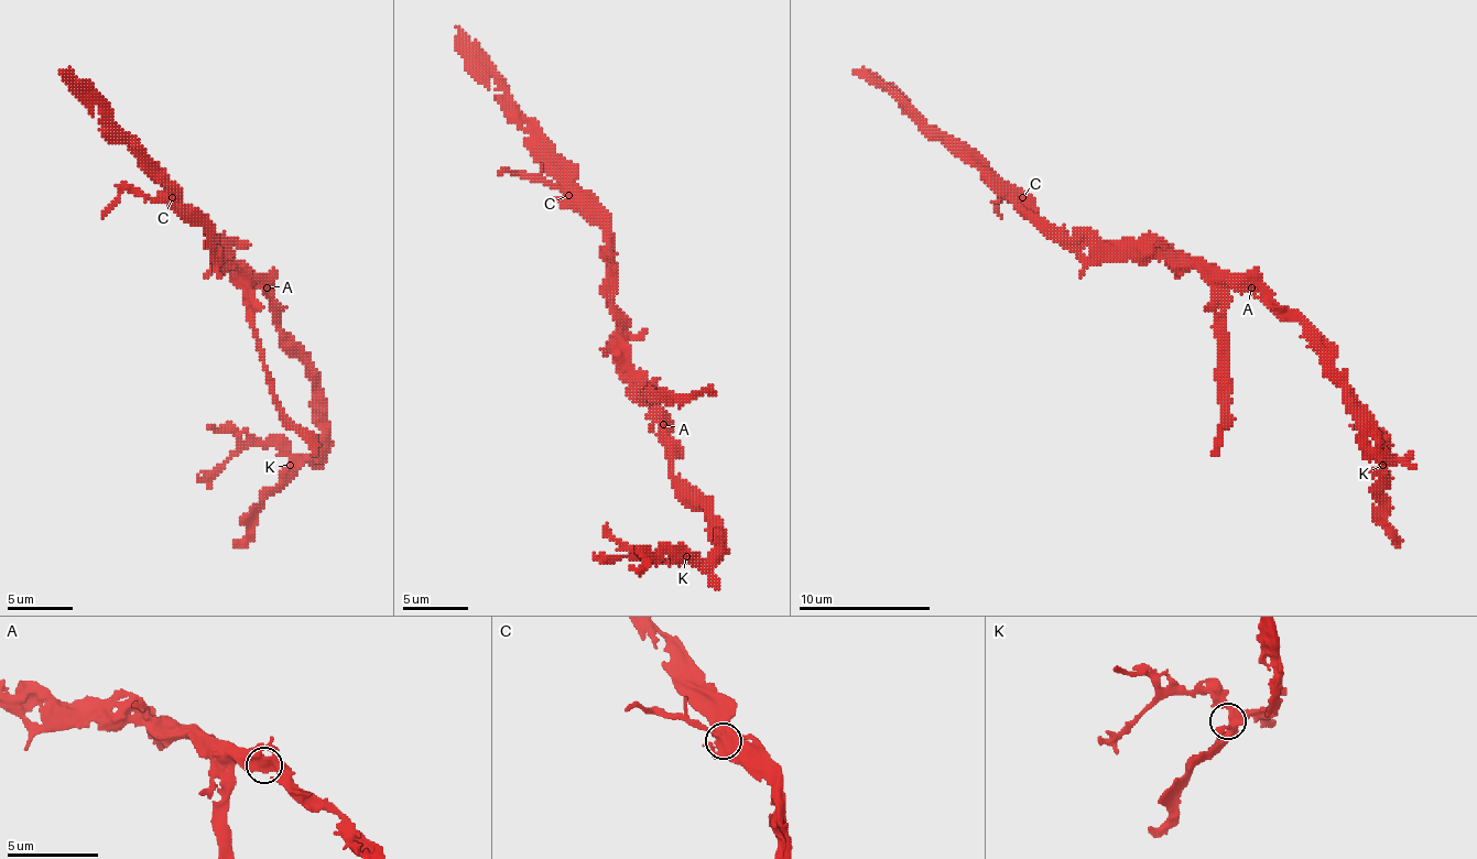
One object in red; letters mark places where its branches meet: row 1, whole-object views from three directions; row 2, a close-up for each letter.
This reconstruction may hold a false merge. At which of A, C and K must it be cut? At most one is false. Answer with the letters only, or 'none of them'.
none of them

